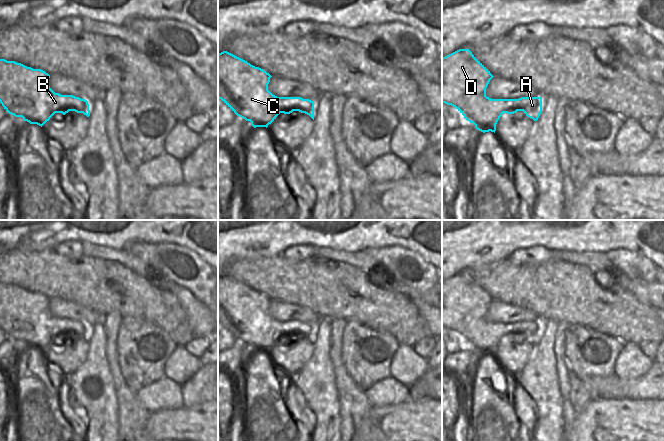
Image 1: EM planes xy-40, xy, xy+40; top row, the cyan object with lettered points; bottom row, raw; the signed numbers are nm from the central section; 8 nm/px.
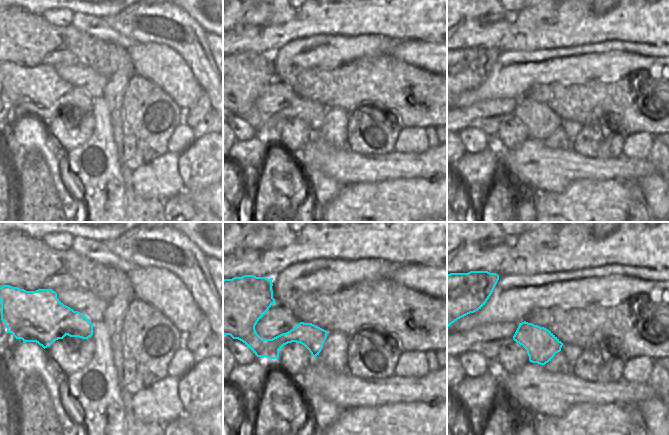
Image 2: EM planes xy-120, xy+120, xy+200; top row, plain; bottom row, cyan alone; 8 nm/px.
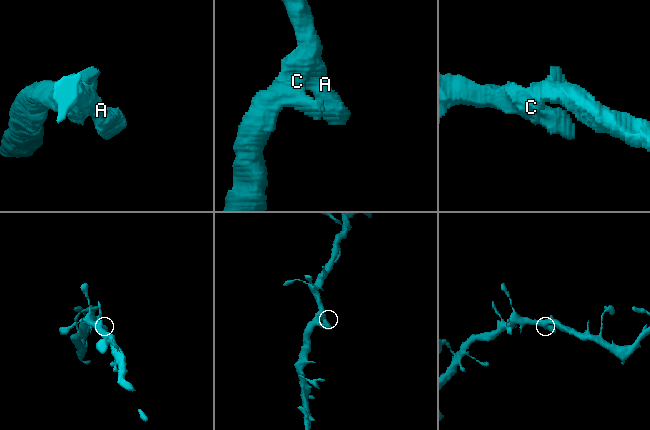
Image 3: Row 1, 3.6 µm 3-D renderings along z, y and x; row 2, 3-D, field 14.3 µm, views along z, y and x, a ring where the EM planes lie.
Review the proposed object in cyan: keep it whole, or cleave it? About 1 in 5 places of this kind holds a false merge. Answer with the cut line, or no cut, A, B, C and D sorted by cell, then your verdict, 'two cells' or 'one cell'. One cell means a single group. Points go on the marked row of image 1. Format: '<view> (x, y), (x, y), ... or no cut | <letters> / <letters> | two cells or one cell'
no cut | A B C D | one cell

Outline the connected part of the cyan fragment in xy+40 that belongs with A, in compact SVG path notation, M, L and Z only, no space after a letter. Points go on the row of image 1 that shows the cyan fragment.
M459 49L442 58L442 103L455 107L464 118L473 123L483 133L496 131L496 124L503 113L514 114L523 111L527 117L537 121L542 112L542 97L521 97L519 99L491 99L486 96L486 88L494 76L472 54L469 49Z

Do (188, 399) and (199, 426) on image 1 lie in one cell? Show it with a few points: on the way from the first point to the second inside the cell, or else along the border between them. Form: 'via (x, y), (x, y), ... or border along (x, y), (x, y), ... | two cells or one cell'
border along (207, 400), (184, 407) | two cells

